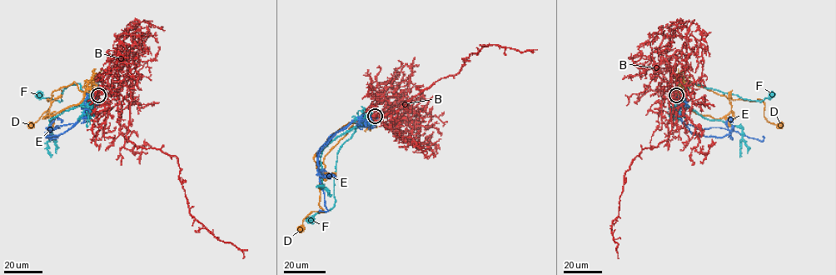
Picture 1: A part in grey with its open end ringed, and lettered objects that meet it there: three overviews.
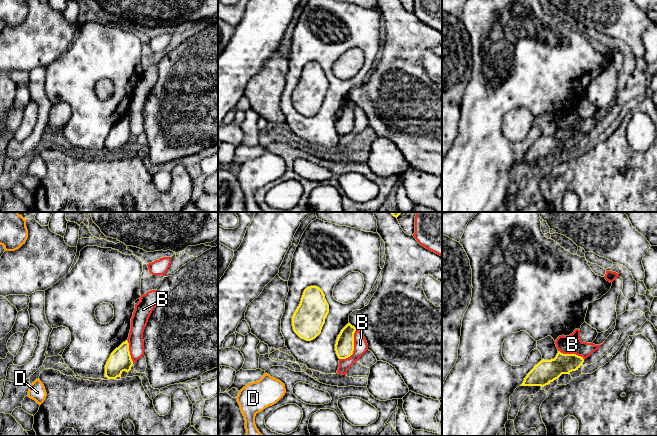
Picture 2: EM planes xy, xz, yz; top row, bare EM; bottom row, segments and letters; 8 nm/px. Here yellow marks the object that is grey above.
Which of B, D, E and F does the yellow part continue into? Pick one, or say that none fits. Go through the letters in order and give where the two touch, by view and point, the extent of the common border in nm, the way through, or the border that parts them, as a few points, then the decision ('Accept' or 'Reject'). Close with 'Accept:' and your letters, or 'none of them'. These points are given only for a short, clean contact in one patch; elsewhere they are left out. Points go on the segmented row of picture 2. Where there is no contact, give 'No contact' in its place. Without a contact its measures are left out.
B: Touches yellow at xz (353, 348). Shared border 280 nm. Boundary: xz (356, 330), (354, 333), (353, 352), (349, 356), (340, 359). Reject
D: No contact. Reject
E: No contact. Reject
F: No contact. Reject
Accept: none of them

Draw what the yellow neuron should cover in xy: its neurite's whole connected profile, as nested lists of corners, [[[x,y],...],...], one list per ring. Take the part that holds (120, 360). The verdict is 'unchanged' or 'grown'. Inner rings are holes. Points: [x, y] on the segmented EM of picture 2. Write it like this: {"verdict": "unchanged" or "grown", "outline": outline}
{"verdict": "unchanged", "outline": [[[126,340],[111,353],[105,365],[105,377],[108,379],[121,377],[122,372],[129,372],[132,366],[133,361],[129,351],[129,343]]]}

